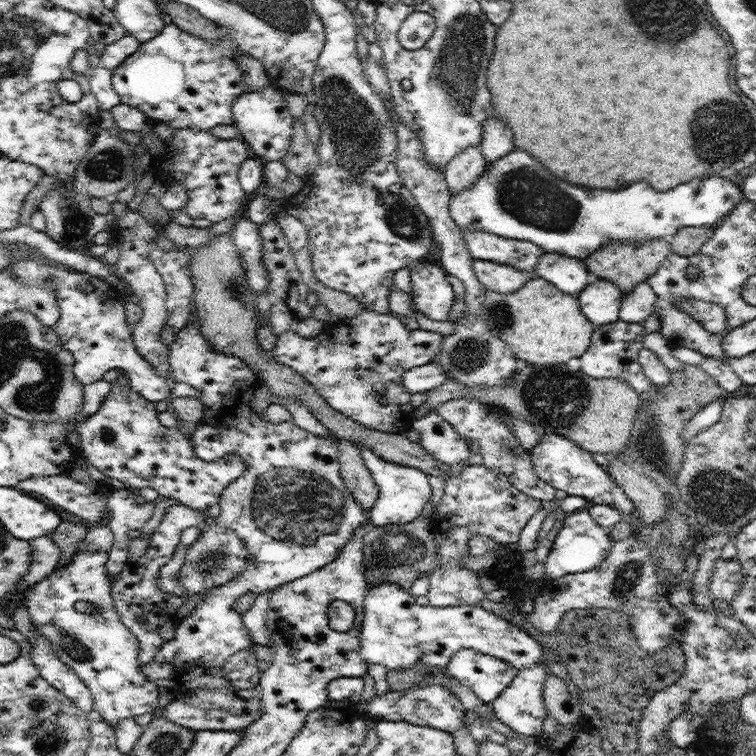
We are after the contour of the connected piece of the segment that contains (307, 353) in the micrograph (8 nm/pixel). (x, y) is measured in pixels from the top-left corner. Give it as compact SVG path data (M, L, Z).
M367 309L354 318L340 318L336 325L321 325L314 338L300 336L295 327L292 324L277 336L271 354L278 362L301 374L333 410L353 422L384 432L404 434L413 428L416 408L411 405L411 394L403 387L402 377L407 370L422 366L435 357L443 341L440 333L423 329L409 330L405 321L394 317L394 314L380 314Z

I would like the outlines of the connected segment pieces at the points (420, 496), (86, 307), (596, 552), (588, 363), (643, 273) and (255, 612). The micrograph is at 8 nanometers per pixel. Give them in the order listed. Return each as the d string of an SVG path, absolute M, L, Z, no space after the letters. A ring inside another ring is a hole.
M357 446L361 457L371 472L372 478L379 488L379 495L369 511L369 520L376 526L397 526L412 522L420 516L422 508L427 506L432 489L428 483L428 475L423 470L411 466L400 466L396 462L388 462L367 446Z
M40 255L23 259L22 257L9 264L14 273L14 277L24 283L26 287L32 288L36 285L42 287L46 281L56 283L56 302L59 308L59 317L57 323L53 326L55 333L58 335L60 342L63 342L64 348L69 350L75 357L75 377L83 385L92 384L98 380L102 380L102 376L112 369L123 370L128 378L129 385L144 398L150 402L158 402L160 400L168 400L170 394L171 380L162 378L156 369L149 364L141 354L138 354L134 339L132 338L131 326L126 322L125 317L125 300L121 298L120 292L112 287L102 278L92 278L86 273L79 271L68 272L59 271L50 268L46 263L43 263Z
M580 509L572 514L567 514L560 532L554 539L550 554L546 558L545 577L557 579L566 574L586 572L600 566L600 563L609 555L614 543L609 531L596 524L588 509Z
M620 319L610 324L594 327L590 346L580 357L581 367L579 370L592 378L622 379L644 398L655 388L653 382L645 375L638 360L645 335L644 324L624 322Z
M649 238L644 242L611 240L584 260L592 279L603 279L615 283L620 287L620 291L627 295L636 287L636 284L647 282L652 275L656 274L670 251L671 243L667 238Z
M273 589L261 592L255 600L253 605L246 611L246 614L240 616L244 627L248 629L253 643L258 645L270 644L270 631L266 629L266 620L269 600L271 599Z

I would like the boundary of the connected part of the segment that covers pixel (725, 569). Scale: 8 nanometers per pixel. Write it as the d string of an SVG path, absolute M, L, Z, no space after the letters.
M718 558L713 566L710 578L710 596L714 600L730 603L737 595L746 574L743 573L741 564L736 559Z

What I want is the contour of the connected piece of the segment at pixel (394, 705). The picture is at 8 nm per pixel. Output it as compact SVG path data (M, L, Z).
M428 683L422 687L412 687L408 691L392 691L389 690L386 695L380 697L375 695L368 703L365 717L374 718L376 720L396 722L403 720L420 726L429 726L433 729L455 734L460 728L463 706L459 702L457 696L453 692L444 688L444 685Z

